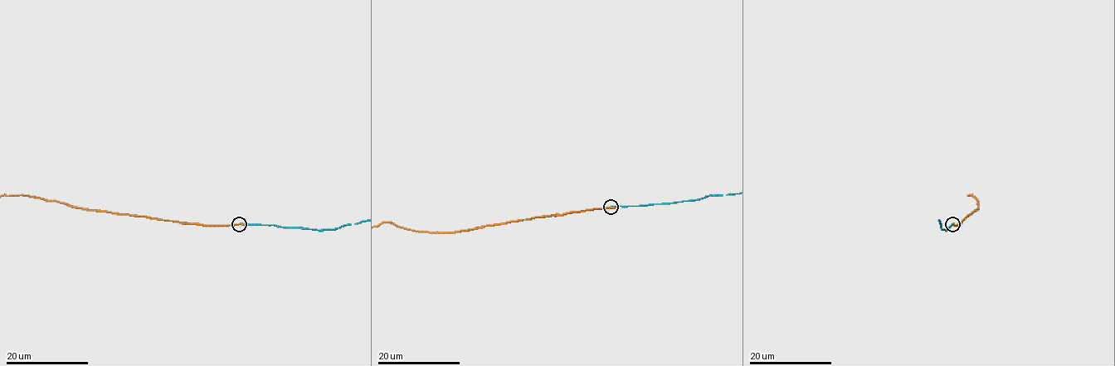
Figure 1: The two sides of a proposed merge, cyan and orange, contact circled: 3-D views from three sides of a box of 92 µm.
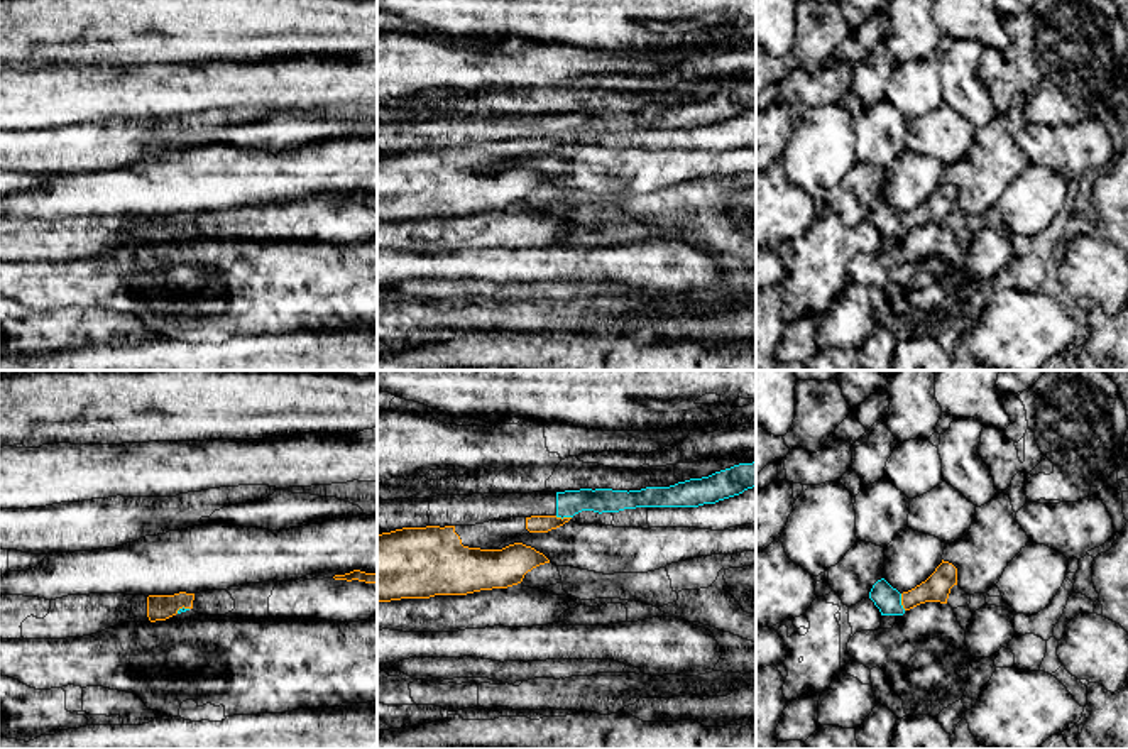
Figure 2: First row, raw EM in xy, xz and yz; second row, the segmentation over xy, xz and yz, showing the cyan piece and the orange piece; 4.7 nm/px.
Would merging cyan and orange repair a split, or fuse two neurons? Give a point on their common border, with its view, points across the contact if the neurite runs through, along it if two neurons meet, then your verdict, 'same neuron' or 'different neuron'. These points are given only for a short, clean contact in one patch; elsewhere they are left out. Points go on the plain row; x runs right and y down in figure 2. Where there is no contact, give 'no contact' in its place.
contact yz (900, 224); border yz (900, 215), (900, 225), (905, 230); different neuron

